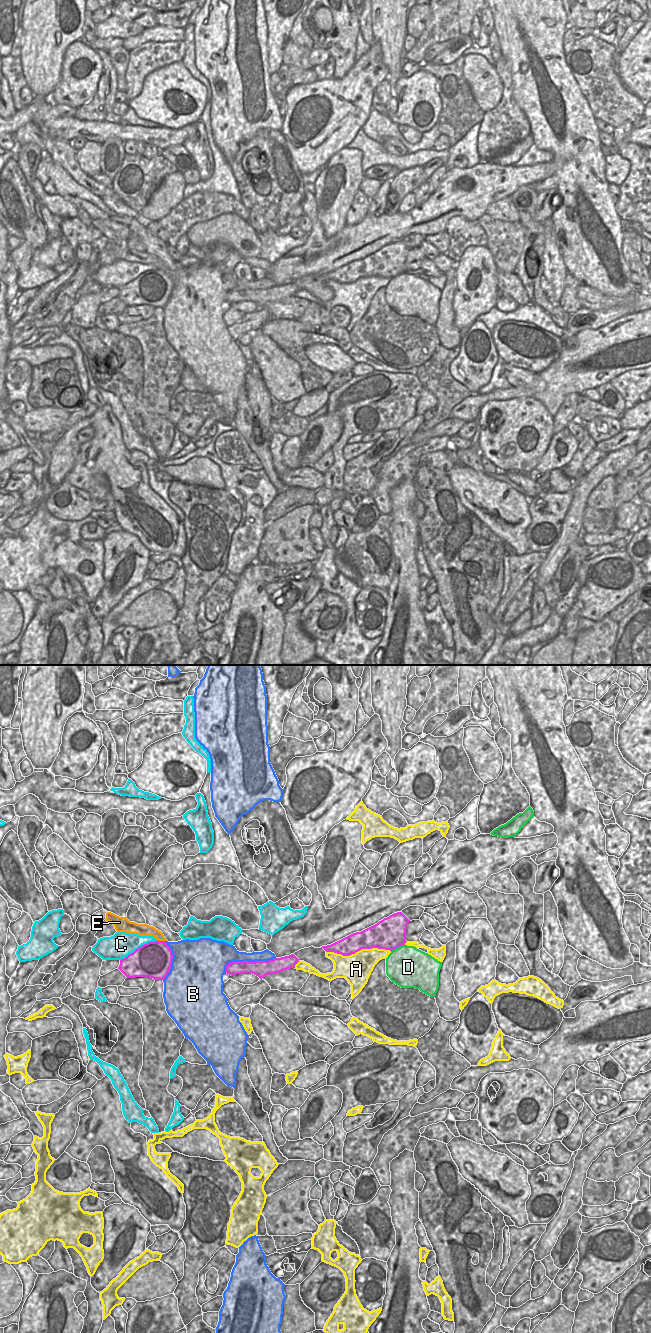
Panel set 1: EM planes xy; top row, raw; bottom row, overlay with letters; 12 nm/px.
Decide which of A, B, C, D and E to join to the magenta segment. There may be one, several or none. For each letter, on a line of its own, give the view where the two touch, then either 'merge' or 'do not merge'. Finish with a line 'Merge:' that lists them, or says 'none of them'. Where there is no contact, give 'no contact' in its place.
A: xy | do not merge
B: xy | do not merge
C: xy | do not merge
D: xy | do not merge
E: xy | do not merge
Merge: none of them

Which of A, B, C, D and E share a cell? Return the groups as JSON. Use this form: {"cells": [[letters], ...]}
{"cells": [["A"], ["B", "E"], ["C"], ["D"]]}

